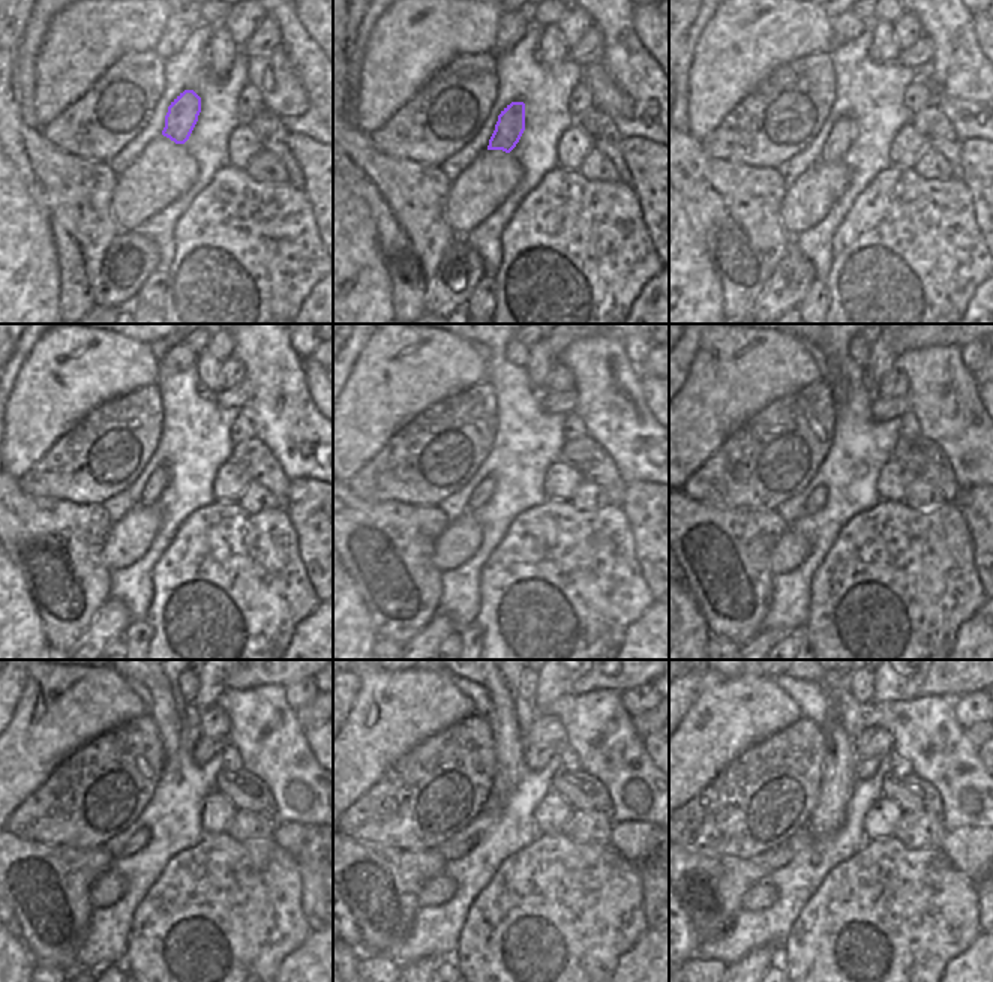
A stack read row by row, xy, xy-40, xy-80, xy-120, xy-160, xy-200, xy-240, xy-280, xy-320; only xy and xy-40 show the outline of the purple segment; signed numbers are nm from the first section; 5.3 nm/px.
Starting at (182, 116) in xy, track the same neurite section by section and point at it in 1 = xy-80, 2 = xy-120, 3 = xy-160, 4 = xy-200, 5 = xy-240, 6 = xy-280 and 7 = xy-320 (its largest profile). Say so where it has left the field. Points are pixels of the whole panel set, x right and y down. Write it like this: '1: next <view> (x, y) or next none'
1: next xy-80 (843, 132)
2: next xy-120 (158, 482)
3: next xy-160 (483, 492)
4: next xy-200 (818, 496)
5: next xy-240 (143, 837)
6: next xy-280 (447, 852)
7: next xy-320 (779, 856)

